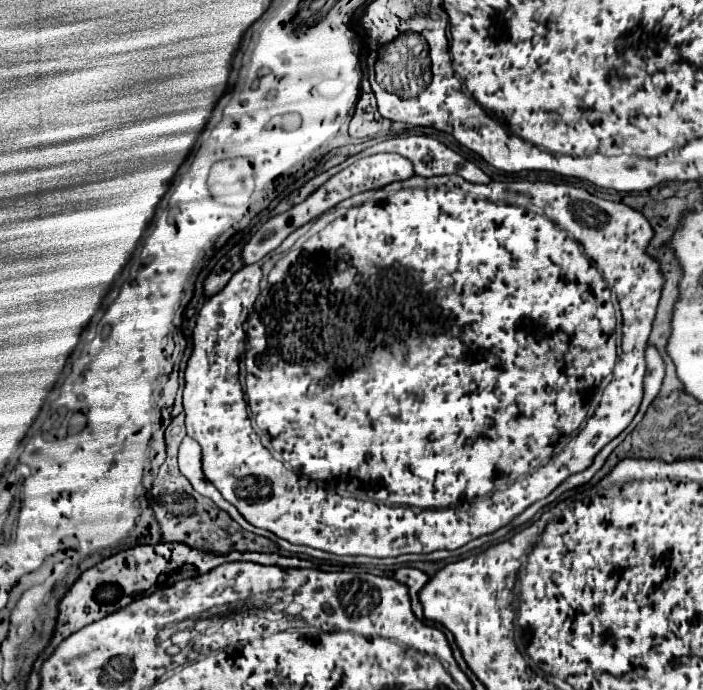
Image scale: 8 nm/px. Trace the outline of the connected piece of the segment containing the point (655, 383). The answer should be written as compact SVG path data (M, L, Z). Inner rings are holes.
M648 347L648 349L646 349L644 399L642 399L642 403L640 403L640 409L638 409L638 413L636 413L634 421L632 421L632 423L626 427L626 431L624 431L624 433L620 433L620 435L628 435L628 433L636 427L636 423L642 419L644 411L648 409L648 405L652 403L652 399L654 399L654 397L656 397L656 393L660 391L660 383L662 383L662 379L664 379L664 361L662 361L662 357L658 355L658 351L656 351L654 347Z

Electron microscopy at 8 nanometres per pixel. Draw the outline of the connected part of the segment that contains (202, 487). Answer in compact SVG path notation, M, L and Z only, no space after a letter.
M184 437L182 445L180 445L180 453L178 453L178 465L182 475L192 483L192 487L200 493L206 495L208 499L212 499L220 509L224 509L230 517L232 513L238 515L238 509L234 505L230 505L220 491L204 477L202 473L202 449L198 445L198 441L194 441L192 437Z

